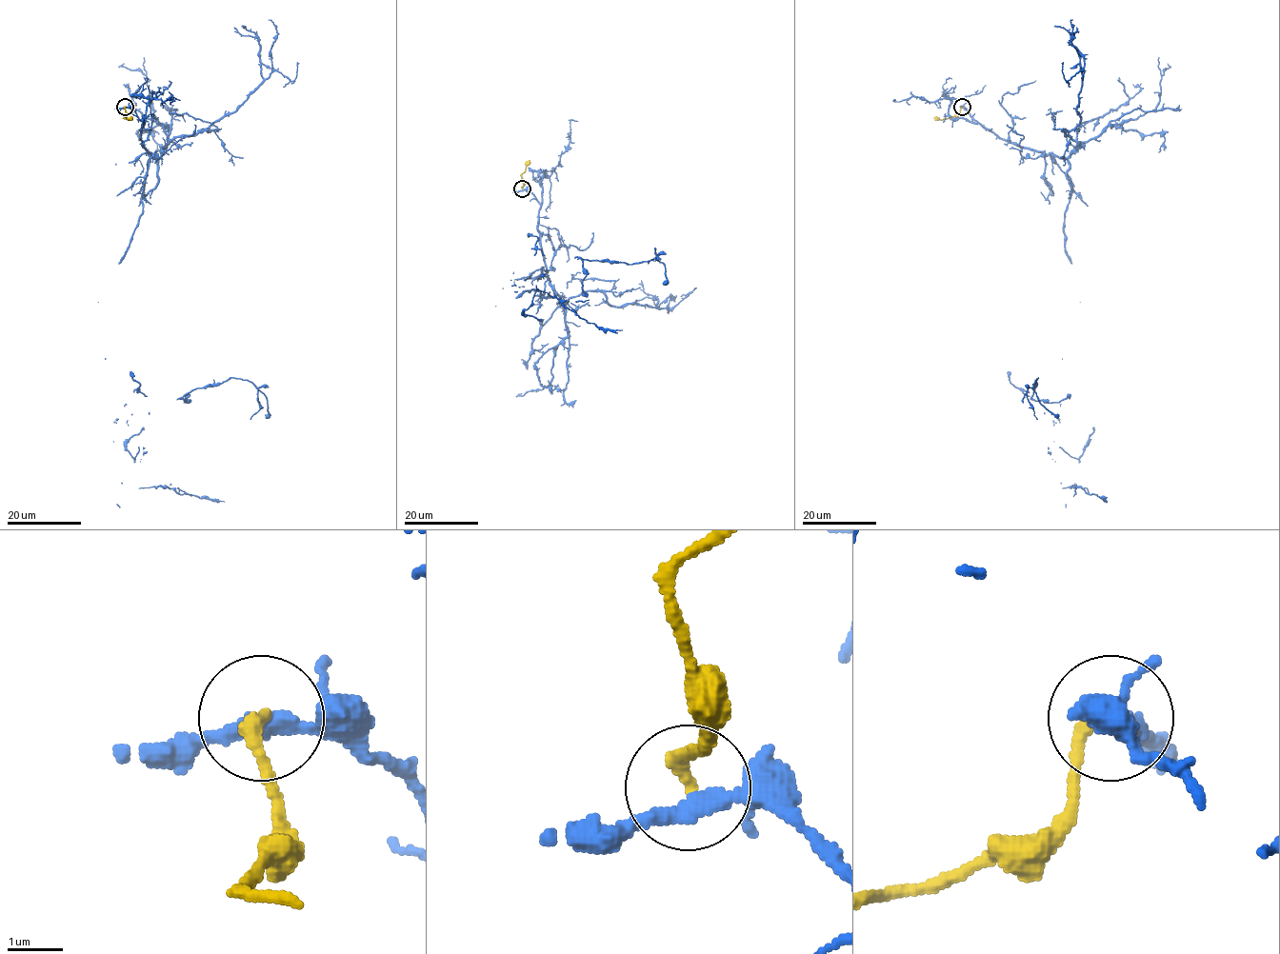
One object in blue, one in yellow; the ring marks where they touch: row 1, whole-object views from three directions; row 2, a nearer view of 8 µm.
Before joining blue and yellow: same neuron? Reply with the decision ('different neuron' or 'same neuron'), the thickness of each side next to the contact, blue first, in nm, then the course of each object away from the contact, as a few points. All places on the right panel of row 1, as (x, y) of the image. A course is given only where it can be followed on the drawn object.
different neuron; 280 nm thick on the blue side, 280 nm on the other; blue runs (963, 107), (1002, 139), (1070, 166), (1064, 249), (1080, 302), (1049, 447), (1062, 487), (1080, 486), (1104, 502); yellow runs (963, 107), (950, 117), (934, 117)

